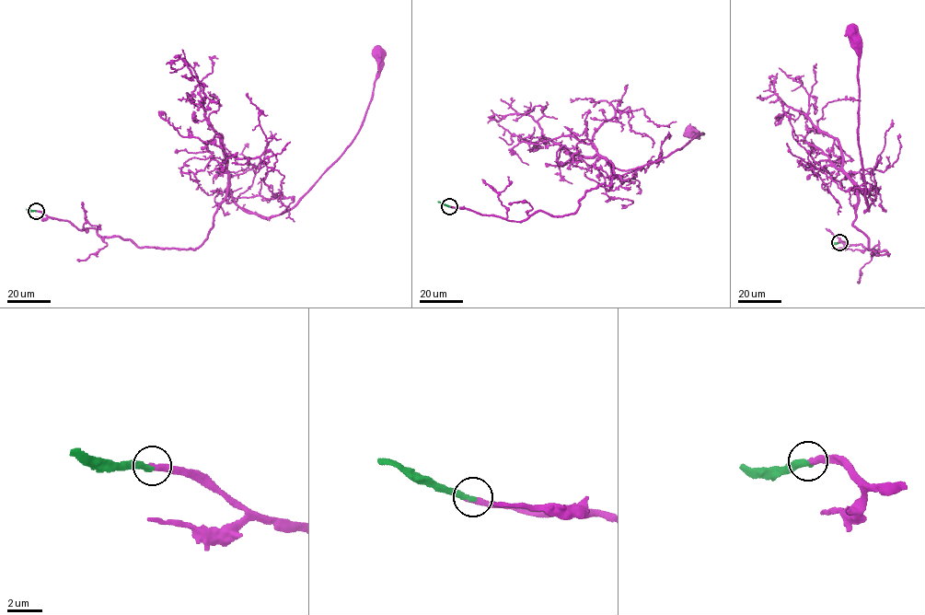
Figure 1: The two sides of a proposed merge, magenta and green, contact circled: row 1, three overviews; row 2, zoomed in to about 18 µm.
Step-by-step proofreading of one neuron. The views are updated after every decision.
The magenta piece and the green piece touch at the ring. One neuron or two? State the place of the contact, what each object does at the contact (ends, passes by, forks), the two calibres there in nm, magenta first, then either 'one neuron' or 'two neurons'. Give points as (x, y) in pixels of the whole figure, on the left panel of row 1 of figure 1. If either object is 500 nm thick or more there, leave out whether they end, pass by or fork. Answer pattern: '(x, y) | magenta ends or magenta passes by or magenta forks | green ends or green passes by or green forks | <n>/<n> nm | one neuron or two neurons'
(36, 211) | magenta ends | green ends | 400/280 nm | one neuron

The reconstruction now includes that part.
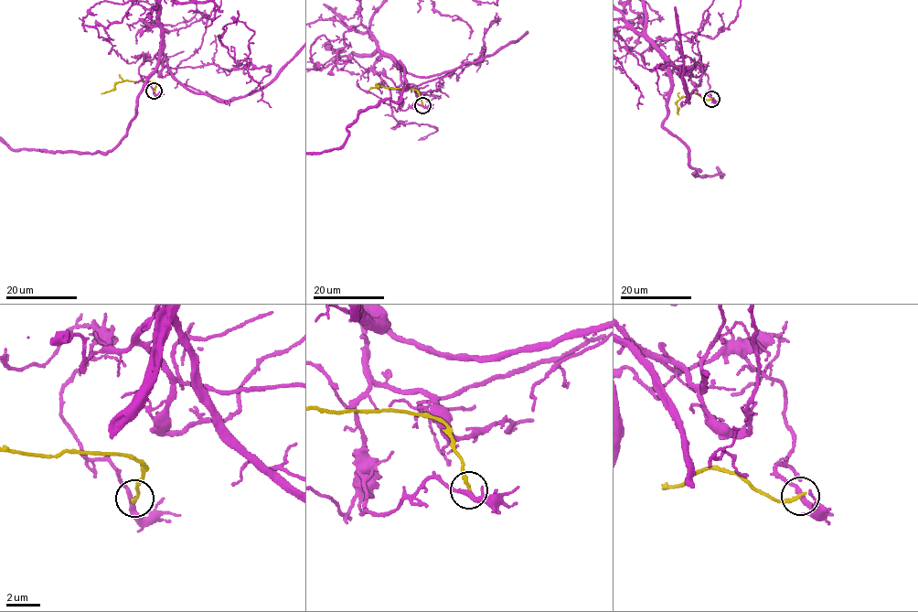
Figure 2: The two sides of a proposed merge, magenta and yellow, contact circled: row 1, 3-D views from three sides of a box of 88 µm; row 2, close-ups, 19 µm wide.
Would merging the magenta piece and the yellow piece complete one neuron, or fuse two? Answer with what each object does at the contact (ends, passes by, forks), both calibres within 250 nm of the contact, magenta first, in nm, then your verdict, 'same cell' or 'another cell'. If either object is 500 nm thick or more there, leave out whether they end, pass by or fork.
magenta passes by; yellow ends there; 280 nm thick on the magenta side, 220 nm on the other; another cell

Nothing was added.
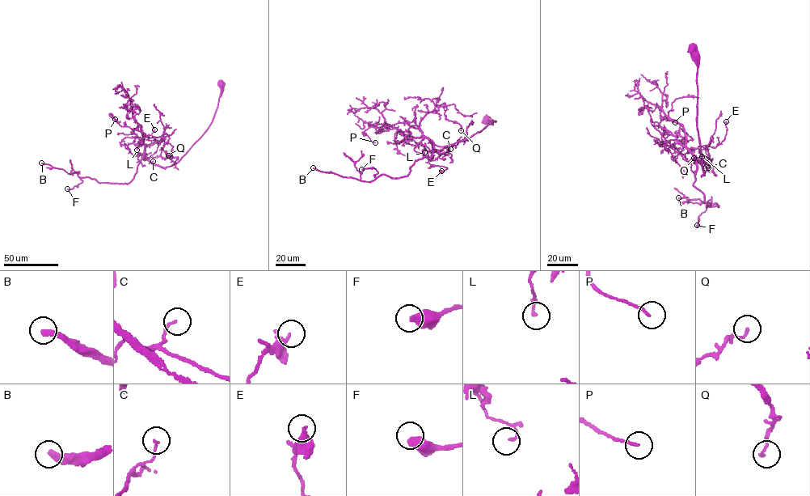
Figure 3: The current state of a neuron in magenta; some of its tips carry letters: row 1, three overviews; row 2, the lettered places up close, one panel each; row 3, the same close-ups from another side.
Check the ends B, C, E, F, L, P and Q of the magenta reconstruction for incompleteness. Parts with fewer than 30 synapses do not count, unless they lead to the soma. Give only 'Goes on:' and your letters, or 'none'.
Goes on: B

